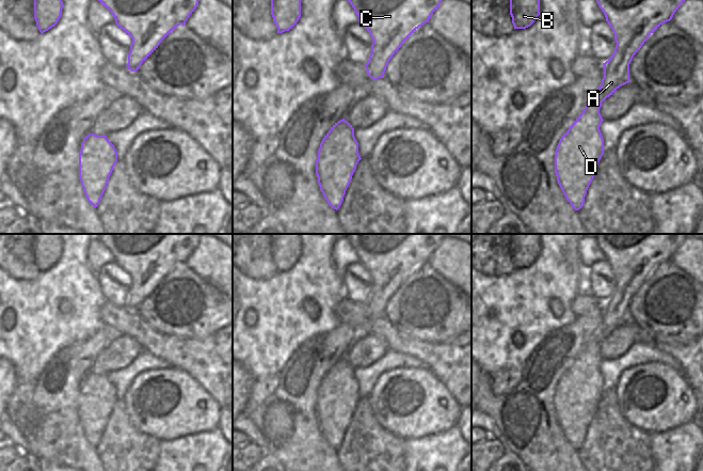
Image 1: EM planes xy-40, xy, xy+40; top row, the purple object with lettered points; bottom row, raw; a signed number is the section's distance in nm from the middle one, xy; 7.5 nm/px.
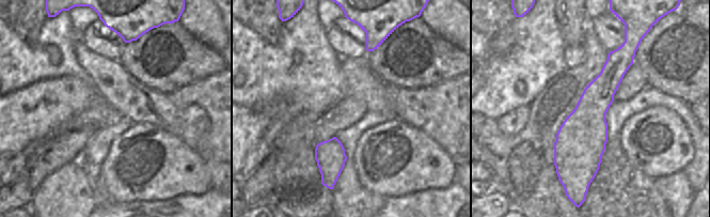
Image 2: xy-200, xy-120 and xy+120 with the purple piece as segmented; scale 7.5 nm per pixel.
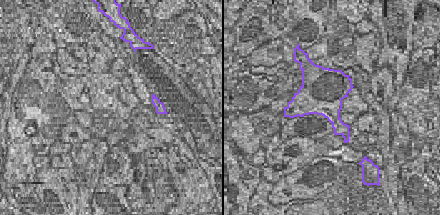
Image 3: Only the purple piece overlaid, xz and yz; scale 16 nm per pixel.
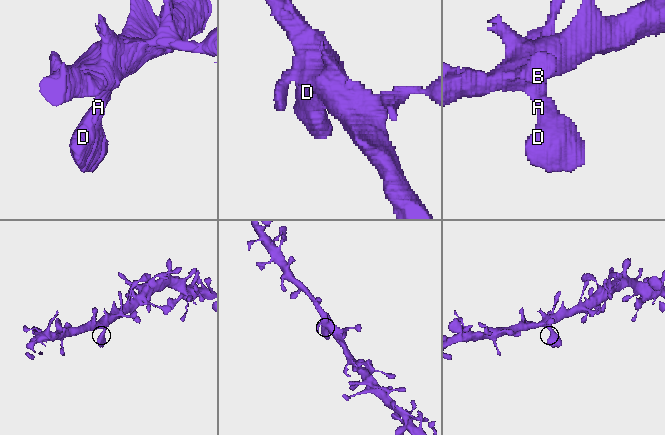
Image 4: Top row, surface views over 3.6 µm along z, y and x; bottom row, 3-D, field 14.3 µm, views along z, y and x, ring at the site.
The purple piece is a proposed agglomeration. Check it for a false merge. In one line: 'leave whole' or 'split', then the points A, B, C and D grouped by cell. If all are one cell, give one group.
leave whole | A B C D

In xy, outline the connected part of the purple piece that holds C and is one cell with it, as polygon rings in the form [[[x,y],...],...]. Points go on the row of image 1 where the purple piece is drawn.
[[[348,0],[358,22],[369,32],[373,43],[369,60],[365,64],[372,79],[384,78],[386,66],[401,45],[422,25],[429,22],[442,0]]]

